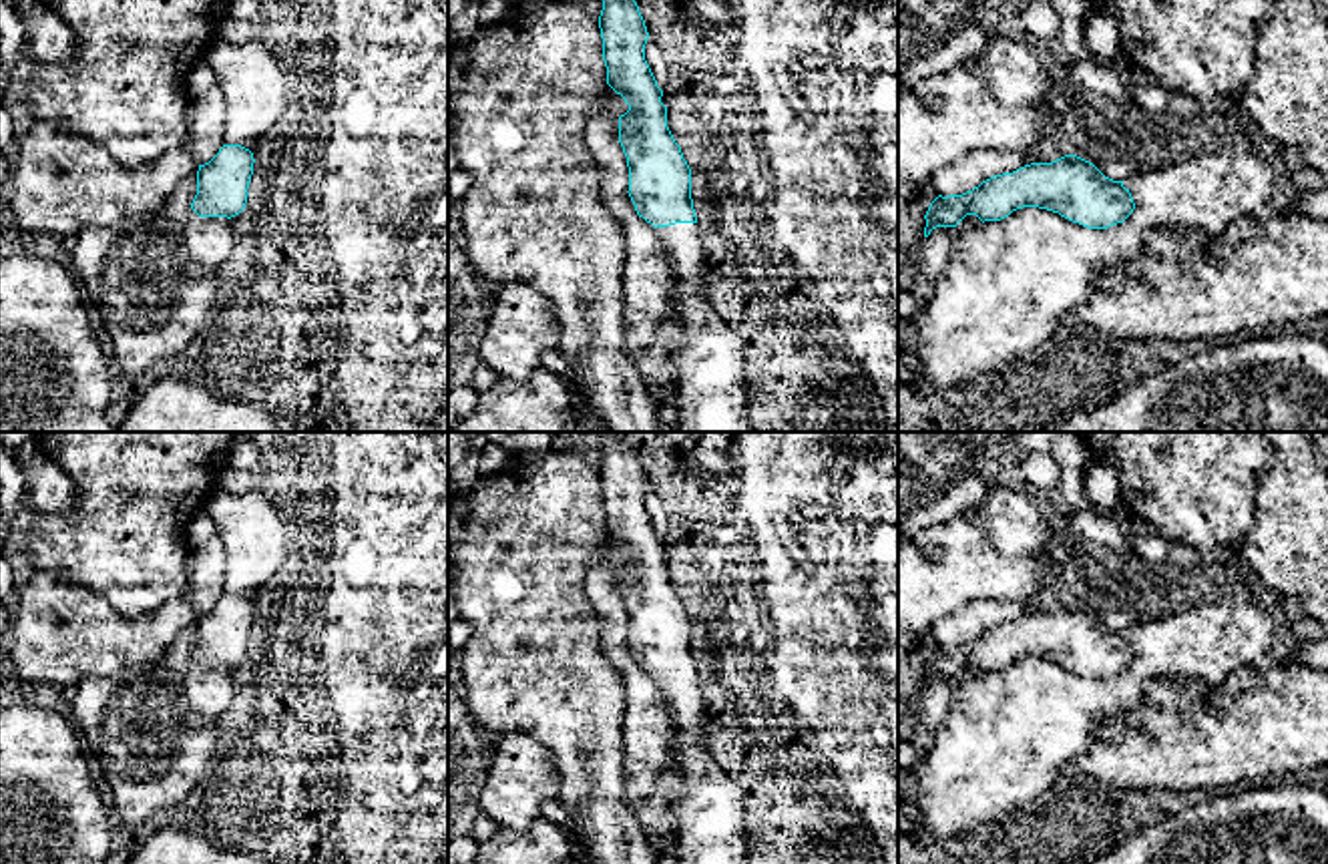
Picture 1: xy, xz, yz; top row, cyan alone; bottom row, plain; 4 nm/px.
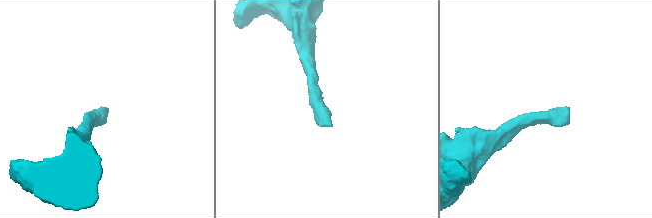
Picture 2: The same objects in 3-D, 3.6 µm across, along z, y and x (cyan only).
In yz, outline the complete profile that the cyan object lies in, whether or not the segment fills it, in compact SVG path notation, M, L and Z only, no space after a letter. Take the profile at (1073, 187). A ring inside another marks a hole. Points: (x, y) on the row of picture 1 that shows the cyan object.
M1065 155L994 175L962 195L938 195L924 219L924 237L936 227L956 227L966 215L1001 221L1023 207L1039 207L1089 229L1123 223L1135 209L1123 181L1105 177L1093 163Z

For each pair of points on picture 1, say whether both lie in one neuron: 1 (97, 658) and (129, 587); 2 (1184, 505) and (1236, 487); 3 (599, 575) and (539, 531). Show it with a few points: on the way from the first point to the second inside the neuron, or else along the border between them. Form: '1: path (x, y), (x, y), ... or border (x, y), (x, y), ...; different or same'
1: border (77, 585), (125, 615), (163, 603); different
2: path (1196, 493), (1202, 487), (1224, 487); same
3: border (607, 535), (605, 549), (585, 581), (595, 613); different

